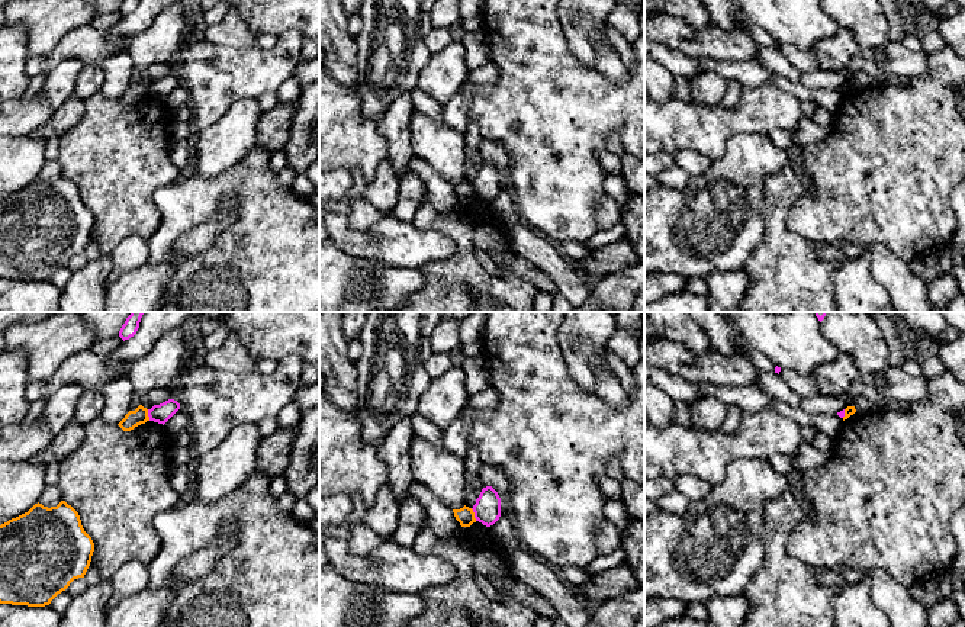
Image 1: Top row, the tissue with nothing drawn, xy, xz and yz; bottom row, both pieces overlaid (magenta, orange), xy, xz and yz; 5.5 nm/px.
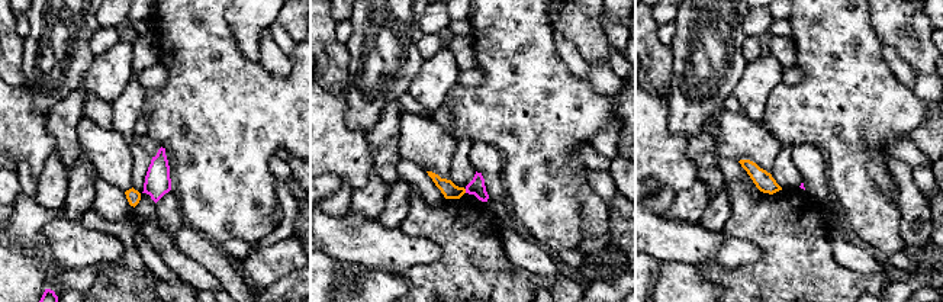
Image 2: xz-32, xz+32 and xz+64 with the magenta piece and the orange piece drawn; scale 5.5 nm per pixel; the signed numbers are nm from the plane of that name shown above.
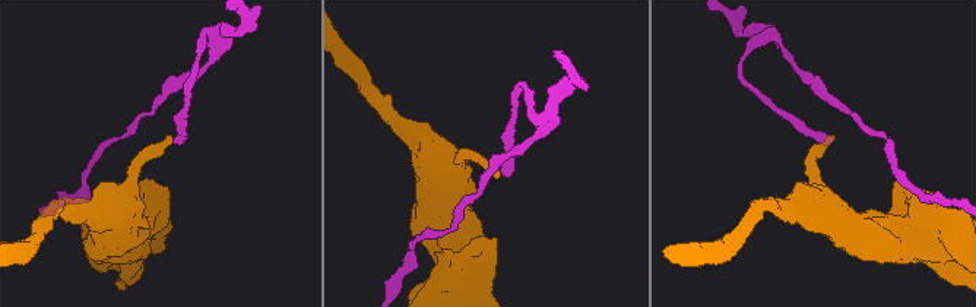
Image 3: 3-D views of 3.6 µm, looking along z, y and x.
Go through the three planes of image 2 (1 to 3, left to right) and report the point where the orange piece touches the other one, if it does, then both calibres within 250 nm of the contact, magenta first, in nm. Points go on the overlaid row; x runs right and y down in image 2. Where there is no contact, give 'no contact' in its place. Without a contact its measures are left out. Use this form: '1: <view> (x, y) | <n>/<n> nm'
1: no contact
2: xz+32 (466, 190) | 90/90 nm
3: no contact

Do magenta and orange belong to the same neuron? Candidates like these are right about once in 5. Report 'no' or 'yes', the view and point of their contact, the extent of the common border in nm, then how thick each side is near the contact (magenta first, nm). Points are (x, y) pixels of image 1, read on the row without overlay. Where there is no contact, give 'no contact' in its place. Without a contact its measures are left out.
no | xz (475, 189) | 80 nm | 150/100 nm

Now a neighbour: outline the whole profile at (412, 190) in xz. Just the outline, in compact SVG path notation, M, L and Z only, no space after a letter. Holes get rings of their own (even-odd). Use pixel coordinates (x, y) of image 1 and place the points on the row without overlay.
M408 168L401 177L396 205L387 212L387 215L399 221L412 221L427 194L428 192L422 179Z

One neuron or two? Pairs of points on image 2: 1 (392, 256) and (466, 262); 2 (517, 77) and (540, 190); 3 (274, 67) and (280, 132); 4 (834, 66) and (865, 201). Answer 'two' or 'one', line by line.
1: two
2: one
3: two
4: one

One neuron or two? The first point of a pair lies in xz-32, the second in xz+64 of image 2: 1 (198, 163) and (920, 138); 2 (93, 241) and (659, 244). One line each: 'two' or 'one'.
1: two
2: one

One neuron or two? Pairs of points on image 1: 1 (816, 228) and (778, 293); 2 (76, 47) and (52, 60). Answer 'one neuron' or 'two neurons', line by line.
1: two neurons
2: one neuron

